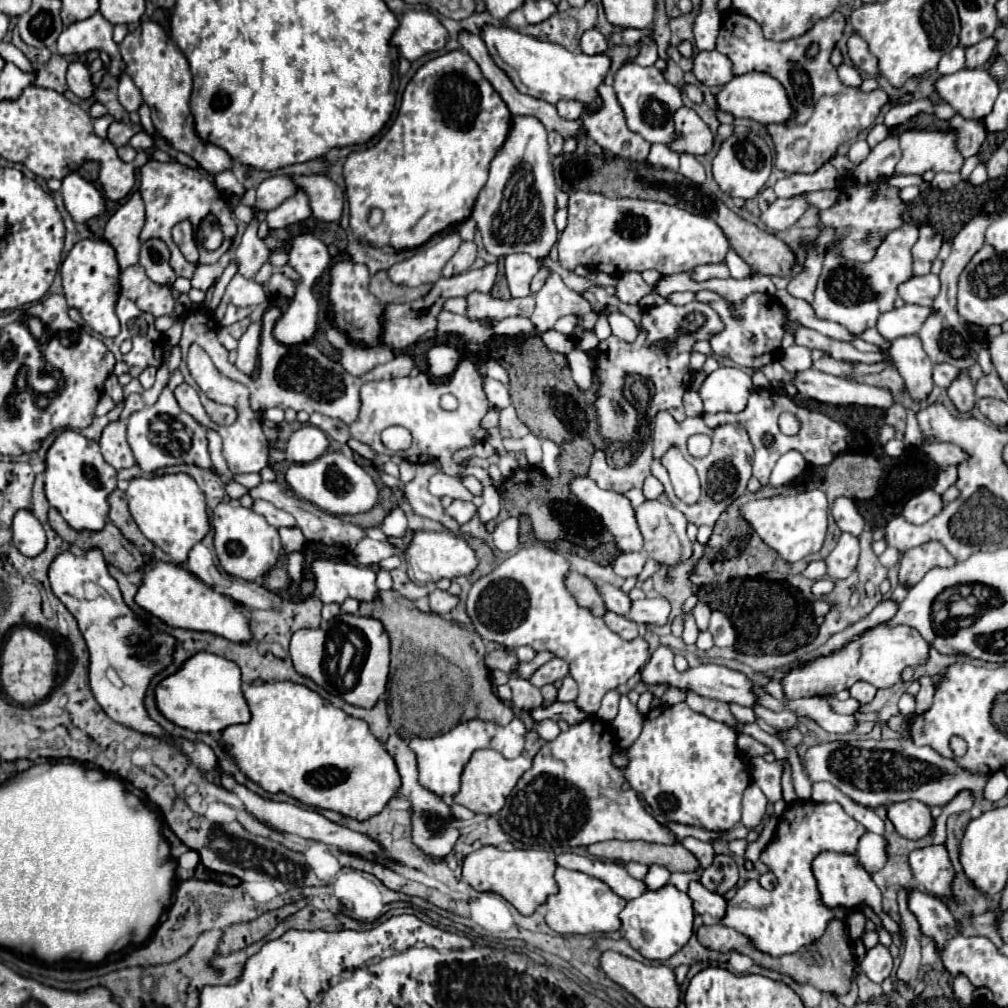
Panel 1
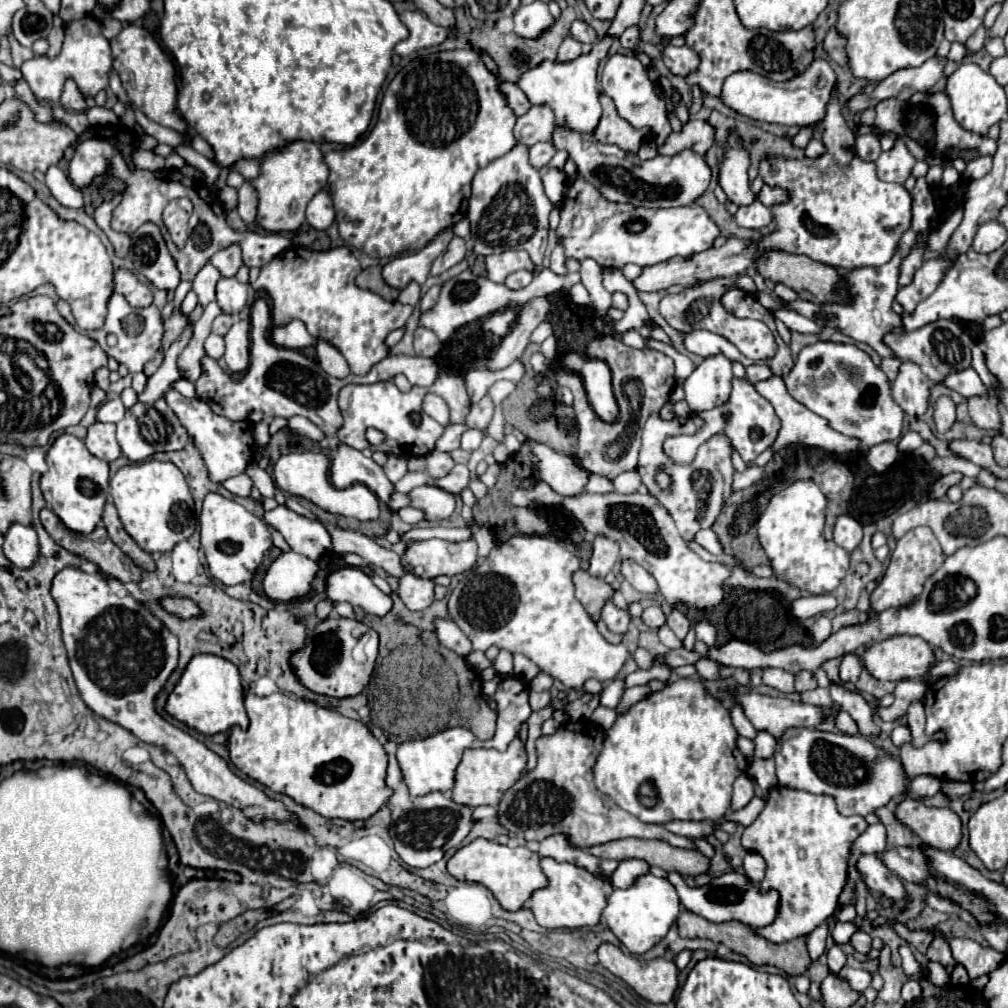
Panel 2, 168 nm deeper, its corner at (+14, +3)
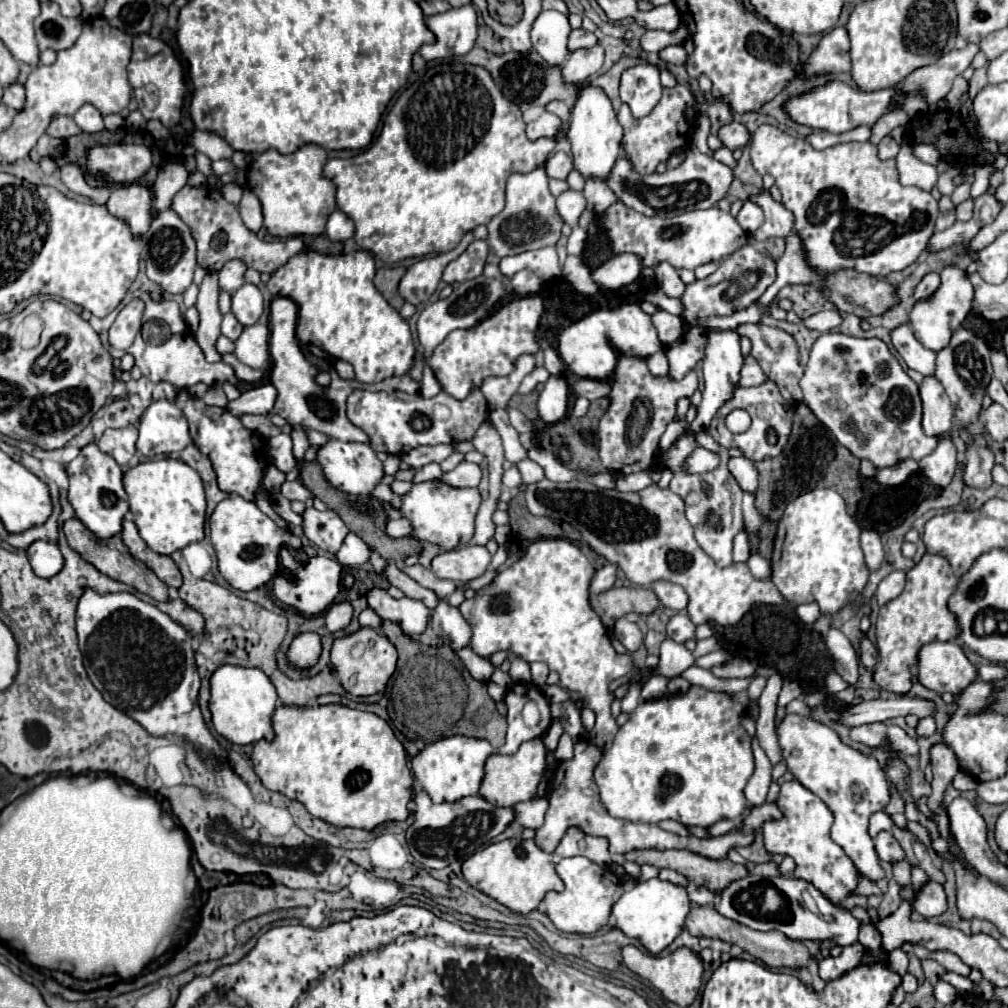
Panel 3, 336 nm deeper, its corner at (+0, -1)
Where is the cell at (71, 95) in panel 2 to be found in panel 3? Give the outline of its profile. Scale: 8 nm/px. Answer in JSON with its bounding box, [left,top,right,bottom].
[73,104,105,132]

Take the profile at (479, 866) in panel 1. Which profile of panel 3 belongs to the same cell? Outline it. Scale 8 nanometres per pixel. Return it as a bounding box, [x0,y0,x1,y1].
[463,840,563,914]

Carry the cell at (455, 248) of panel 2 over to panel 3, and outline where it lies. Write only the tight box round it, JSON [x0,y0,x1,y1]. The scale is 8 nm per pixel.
[443,240,489,284]

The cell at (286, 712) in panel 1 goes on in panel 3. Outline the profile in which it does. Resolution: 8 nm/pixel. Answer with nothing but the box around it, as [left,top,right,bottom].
[253,704,413,830]

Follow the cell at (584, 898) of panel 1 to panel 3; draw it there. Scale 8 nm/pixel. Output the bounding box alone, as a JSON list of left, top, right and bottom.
[537,856,623,934]

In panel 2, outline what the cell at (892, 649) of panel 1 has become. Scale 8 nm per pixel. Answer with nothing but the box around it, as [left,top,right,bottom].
[861,636,935,684]

